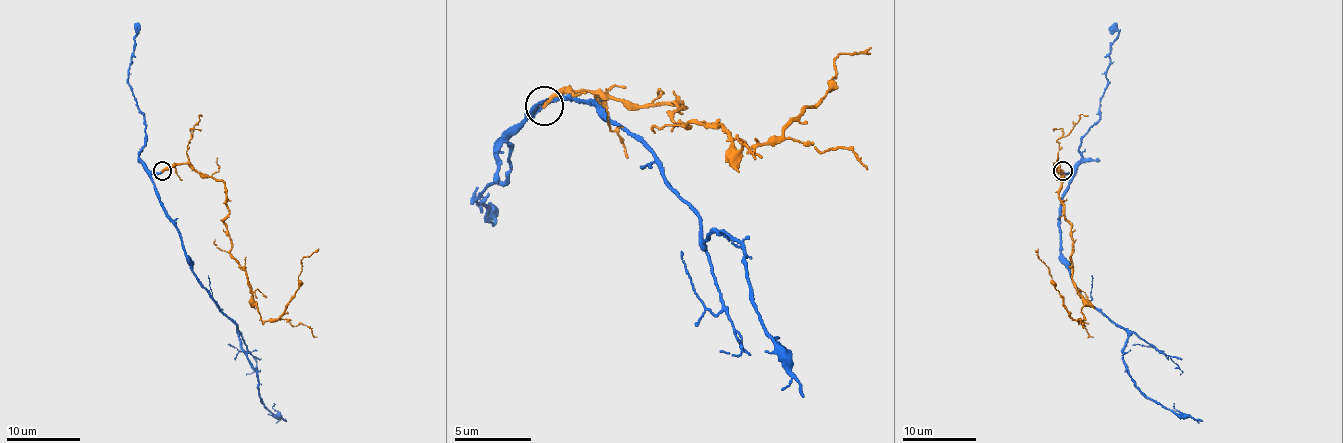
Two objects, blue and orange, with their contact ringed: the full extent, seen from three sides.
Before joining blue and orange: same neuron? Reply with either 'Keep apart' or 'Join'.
Join

